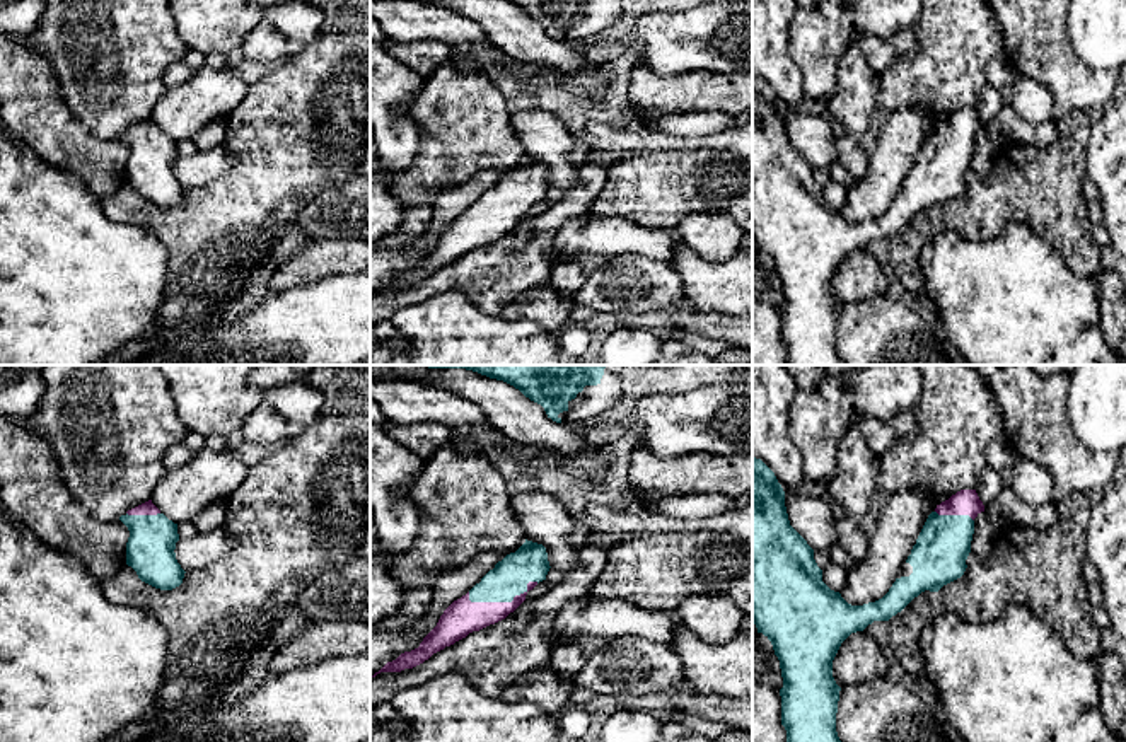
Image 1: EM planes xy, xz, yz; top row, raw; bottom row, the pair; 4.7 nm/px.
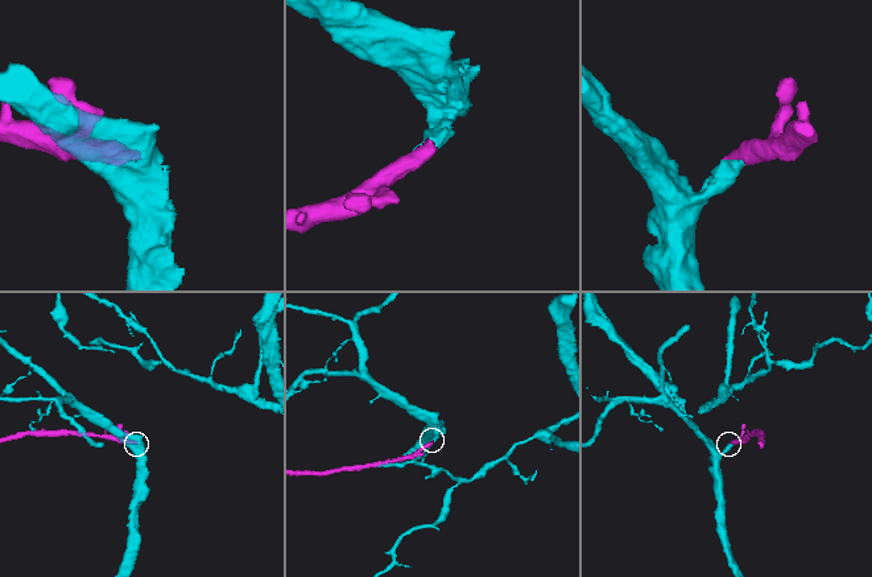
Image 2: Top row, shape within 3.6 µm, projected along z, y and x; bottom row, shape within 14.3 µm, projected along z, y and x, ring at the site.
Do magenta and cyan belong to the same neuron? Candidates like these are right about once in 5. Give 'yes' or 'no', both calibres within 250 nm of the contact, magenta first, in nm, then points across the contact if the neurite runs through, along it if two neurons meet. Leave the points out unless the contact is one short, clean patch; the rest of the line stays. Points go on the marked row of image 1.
yes; calibres 160 and 180 nm

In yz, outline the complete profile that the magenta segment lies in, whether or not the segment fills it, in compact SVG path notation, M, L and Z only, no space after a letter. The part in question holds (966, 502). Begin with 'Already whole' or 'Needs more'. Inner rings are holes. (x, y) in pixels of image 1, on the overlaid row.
Needs more. M752 457L752 623L771 641L780 660L786 742L841 742L836 732L841 687L833 677L833 660L841 643L874 621L889 621L921 592L938 592L961 578L967 568L974 519L981 512L984 505L976 490L961 490L937 505L889 592L875 602L851 606L822 582L814 549L790 525L781 484L761 459Z

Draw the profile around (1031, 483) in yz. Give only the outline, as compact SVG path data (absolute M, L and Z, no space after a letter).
M1017 457L1010 488L1025 503L1053 496L1053 476L1037 462Z

